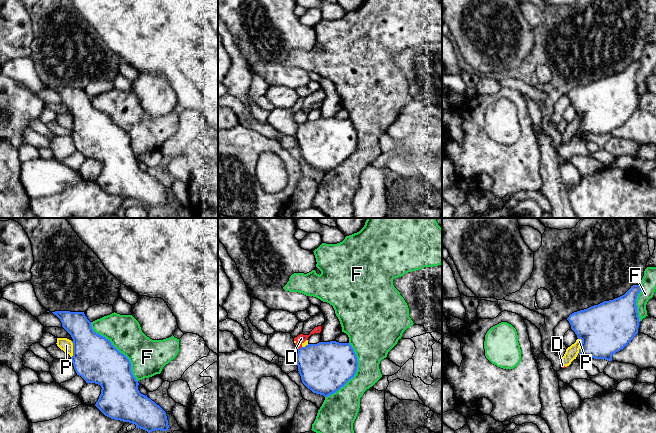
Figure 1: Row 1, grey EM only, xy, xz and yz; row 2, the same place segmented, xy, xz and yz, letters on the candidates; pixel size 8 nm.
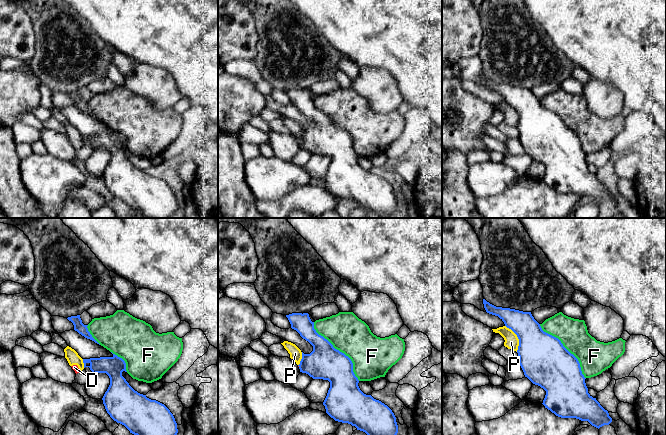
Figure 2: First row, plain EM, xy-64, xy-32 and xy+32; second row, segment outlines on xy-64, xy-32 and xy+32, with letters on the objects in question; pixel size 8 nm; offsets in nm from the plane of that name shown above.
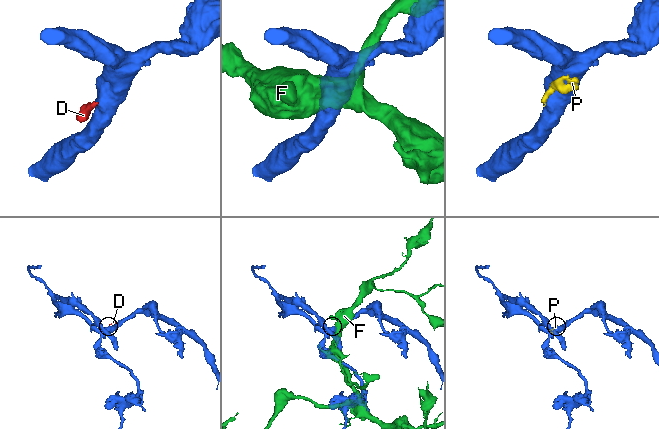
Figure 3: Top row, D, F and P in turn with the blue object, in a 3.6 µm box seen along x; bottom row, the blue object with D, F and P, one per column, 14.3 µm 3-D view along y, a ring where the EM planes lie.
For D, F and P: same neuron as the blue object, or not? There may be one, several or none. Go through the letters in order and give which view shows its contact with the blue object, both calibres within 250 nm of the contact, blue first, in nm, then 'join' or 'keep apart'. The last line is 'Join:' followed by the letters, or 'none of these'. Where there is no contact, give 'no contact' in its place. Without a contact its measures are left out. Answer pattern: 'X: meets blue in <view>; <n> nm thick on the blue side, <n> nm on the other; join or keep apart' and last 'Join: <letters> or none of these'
D: meets blue in xz; 400 nm thick on the blue side, 70 nm on the other; keep apart
F: meets blue in xy; 360 nm thick on the blue side, 280 nm on the other; keep apart
P: meets blue in yz; 400 nm thick on the blue side, 100 nm on the other; keep apart
Join: none of these

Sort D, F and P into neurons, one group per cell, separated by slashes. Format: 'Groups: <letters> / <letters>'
Groups: D P / F

